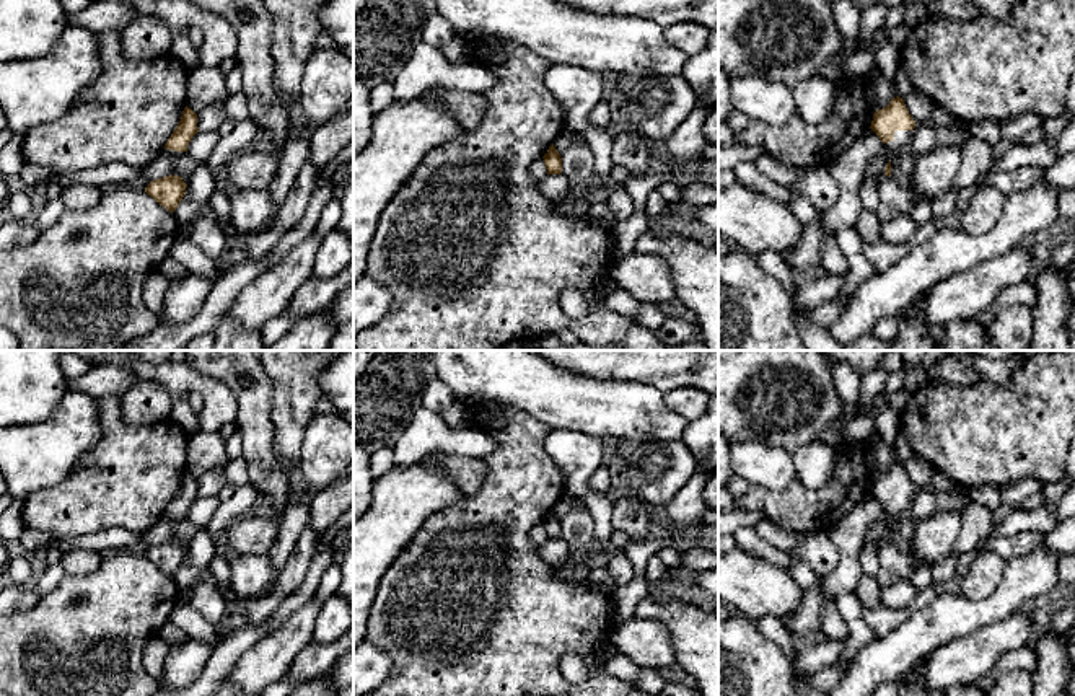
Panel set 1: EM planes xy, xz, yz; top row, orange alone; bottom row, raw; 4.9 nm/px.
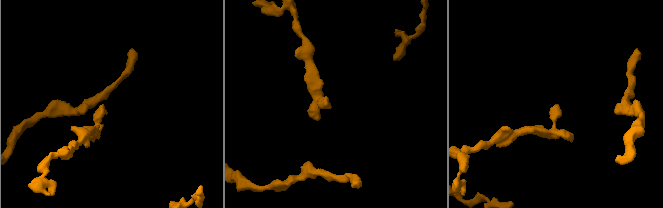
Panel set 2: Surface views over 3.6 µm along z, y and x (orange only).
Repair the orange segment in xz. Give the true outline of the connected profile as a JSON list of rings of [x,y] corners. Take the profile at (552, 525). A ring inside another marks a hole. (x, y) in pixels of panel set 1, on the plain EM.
[[[554,509],[549,512],[547,518],[542,522],[547,540],[560,540],[562,538],[562,523],[555,515]]]

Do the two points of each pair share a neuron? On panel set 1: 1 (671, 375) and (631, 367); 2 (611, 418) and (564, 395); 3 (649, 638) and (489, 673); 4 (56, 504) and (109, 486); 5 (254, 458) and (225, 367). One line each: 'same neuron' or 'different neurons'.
1: same neuron
2: same neuron
3: different neurons
4: same neuron
5: same neuron

